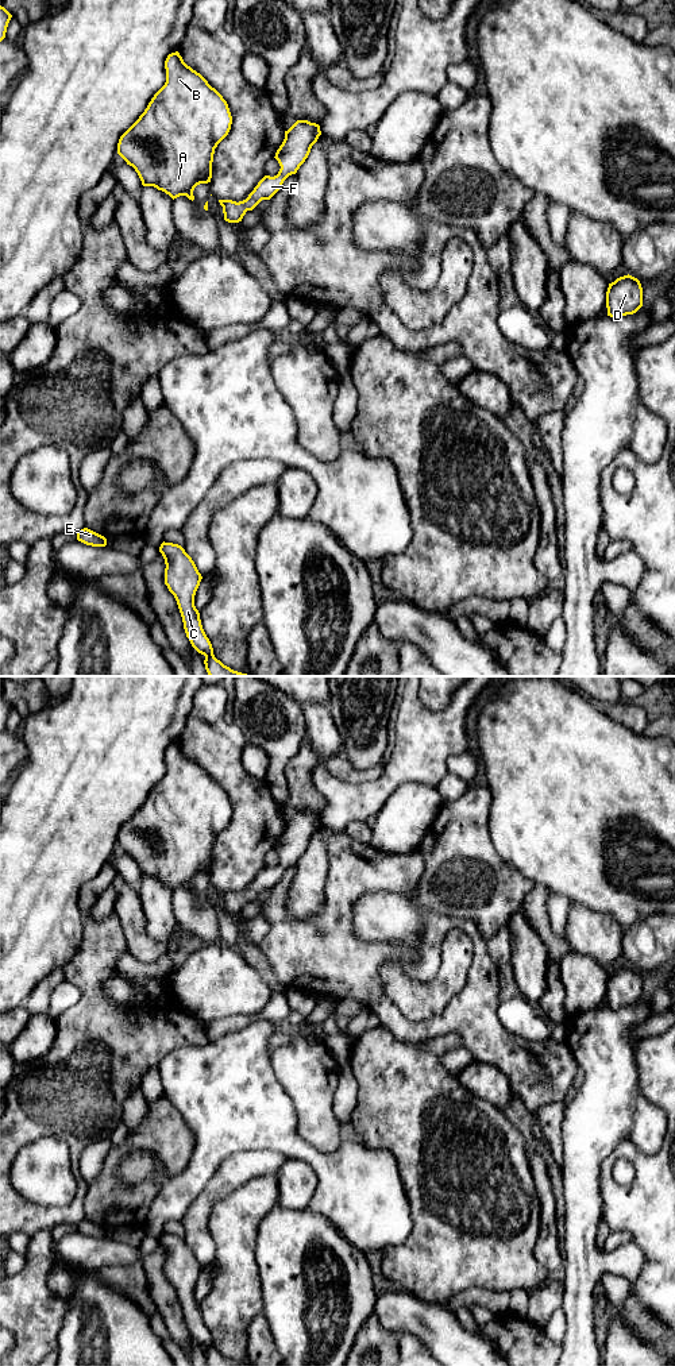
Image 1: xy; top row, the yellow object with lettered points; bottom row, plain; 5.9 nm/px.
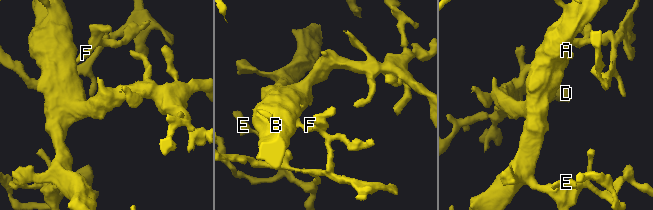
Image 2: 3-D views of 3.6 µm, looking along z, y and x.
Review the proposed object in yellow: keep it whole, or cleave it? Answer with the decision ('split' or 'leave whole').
leave whole

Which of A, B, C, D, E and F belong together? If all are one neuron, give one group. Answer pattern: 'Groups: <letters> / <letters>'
Groups: A B C D E F

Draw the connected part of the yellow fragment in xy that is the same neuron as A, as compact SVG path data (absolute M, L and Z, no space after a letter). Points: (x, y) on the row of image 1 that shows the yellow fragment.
M178 51L167 55L165 69L165 85L154 94L139 119L120 136L117 154L135 169L143 186L154 186L173 200L186 196L193 201L194 188L211 182L215 148L228 135L232 116L223 96L200 73L188 66Z

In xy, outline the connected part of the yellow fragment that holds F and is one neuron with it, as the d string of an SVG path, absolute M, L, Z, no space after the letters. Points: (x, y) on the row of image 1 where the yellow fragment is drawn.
M297 120L288 131L275 153L281 169L277 175L265 175L248 197L243 201L219 200L224 220L239 223L247 211L252 211L262 200L270 200L282 186L284 181L296 174L308 158L312 146L321 135L320 126L308 120Z

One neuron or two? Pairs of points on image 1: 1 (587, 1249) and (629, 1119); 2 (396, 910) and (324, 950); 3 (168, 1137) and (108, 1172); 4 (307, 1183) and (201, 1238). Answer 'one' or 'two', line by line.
1: one
2: two
3: one
4: two

